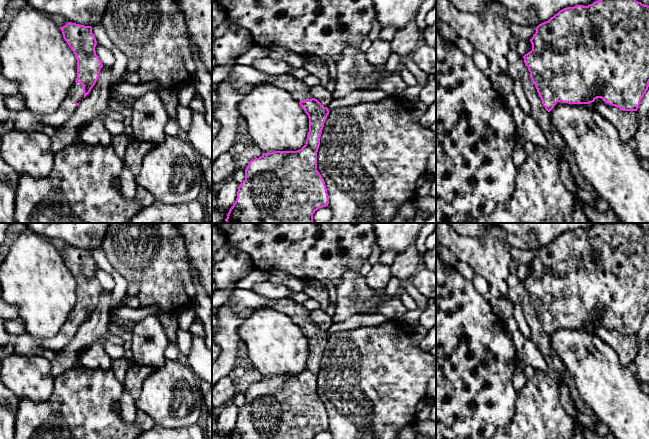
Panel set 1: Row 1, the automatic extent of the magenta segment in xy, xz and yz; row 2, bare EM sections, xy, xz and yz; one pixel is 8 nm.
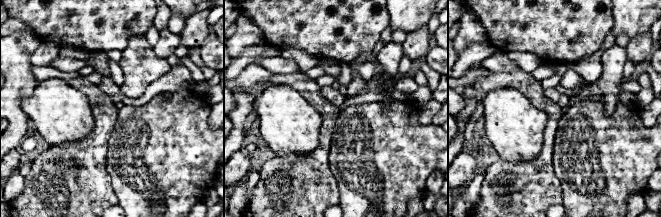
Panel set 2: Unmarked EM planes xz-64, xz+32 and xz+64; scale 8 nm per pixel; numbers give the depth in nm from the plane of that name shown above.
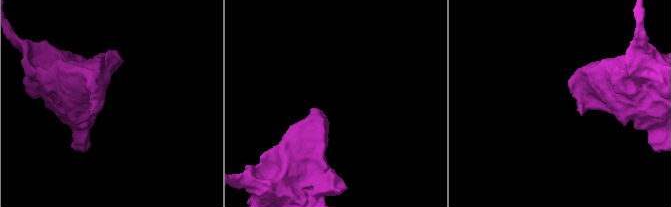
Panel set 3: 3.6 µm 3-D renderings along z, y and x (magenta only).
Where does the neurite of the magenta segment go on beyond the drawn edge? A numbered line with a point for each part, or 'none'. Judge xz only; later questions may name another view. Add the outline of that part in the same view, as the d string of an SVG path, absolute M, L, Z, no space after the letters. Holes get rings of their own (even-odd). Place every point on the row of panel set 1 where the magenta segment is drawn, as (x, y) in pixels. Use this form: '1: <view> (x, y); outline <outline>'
1: xz (299, 90); outline M290 74L271 76L264 82L274 84L277 87L288 91L297 102L313 98L310 88L302 80L295 78Z

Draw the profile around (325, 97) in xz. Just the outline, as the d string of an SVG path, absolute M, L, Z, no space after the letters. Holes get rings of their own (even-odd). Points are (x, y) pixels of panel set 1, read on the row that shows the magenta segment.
M320 84L311 87L310 92L313 98L317 99L324 107L327 107L334 100L333 93Z

